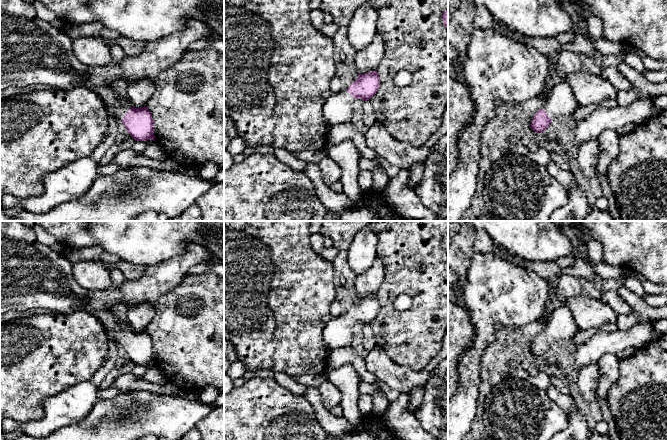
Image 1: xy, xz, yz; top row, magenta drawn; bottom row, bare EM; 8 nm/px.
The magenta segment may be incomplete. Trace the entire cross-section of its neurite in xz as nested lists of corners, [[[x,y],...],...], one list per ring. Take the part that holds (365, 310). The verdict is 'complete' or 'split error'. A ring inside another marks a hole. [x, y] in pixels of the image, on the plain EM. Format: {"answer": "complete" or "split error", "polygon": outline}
{"answer": "split error", "polygon": [[[372,295],[358,298],[355,305],[346,314],[329,320],[322,331],[322,339],[327,351],[330,353],[337,348],[351,346],[354,324],[370,324],[378,315],[379,310],[378,297]]]}

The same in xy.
{"answer": "split error", "polygon": [[[112,310],[90,311],[103,325],[108,340],[121,344],[127,356],[135,365],[155,365],[154,346],[147,331],[133,332],[129,324],[118,319]]]}

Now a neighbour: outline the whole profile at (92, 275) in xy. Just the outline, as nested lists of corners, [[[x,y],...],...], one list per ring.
[[[99,261],[72,263],[72,274],[76,282],[87,290],[104,291],[112,286],[109,272]]]

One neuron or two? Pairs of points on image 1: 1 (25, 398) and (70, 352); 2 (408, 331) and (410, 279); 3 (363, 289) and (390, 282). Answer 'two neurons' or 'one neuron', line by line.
1: one neuron
2: one neuron
3: two neurons

